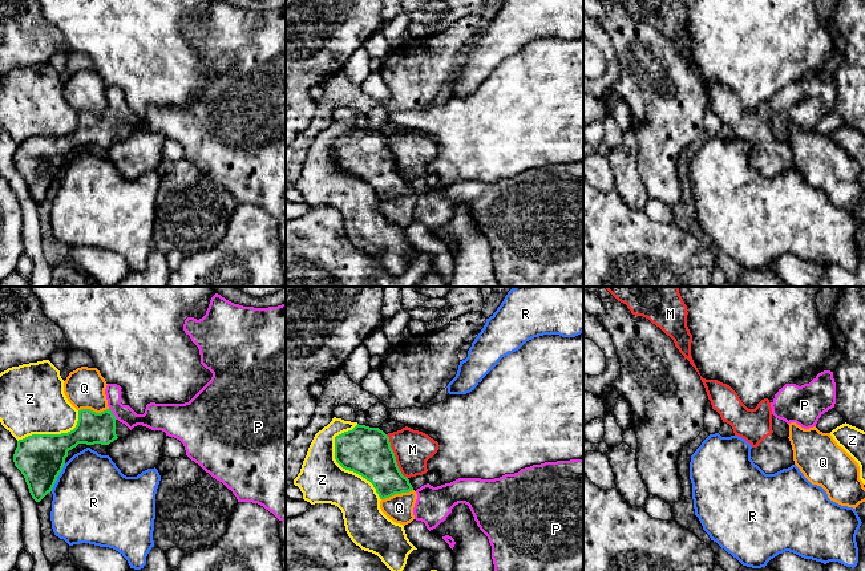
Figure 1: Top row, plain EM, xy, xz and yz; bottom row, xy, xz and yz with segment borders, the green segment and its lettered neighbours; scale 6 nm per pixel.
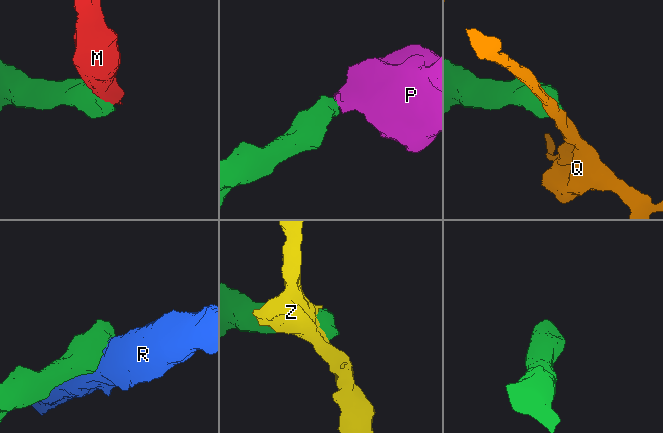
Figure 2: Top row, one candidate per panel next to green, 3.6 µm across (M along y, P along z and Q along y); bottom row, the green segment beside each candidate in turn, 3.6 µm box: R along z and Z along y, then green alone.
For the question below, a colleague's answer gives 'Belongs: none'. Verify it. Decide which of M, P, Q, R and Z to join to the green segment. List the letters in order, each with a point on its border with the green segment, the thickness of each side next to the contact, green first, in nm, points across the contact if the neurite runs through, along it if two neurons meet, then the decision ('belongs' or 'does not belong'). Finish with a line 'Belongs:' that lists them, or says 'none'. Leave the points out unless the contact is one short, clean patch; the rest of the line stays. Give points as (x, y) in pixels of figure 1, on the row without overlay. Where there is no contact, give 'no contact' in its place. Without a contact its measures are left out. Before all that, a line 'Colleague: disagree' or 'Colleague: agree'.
Colleague: disagree
M: xz (395, 160) | 300/220 nm | along xz (385, 137), (396, 167), (407, 181) | does not belong
P: xy (112, 116) | 190/130 nm | across xy (92, 130), (97, 130), (112, 116), (153, 120) | belongs
Q: xz (396, 195) | 260/170 nm | along xz (412, 191), (382, 202) | does not belong
R: xy (57, 178) | 280/480 nm | does not belong
Z: xz (339, 166) | 300/280 nm | does not belong
Belongs: P

